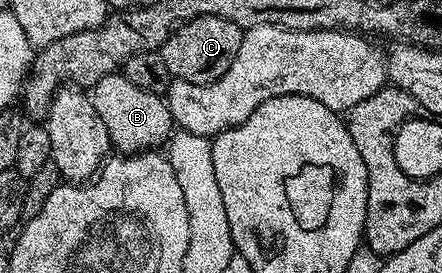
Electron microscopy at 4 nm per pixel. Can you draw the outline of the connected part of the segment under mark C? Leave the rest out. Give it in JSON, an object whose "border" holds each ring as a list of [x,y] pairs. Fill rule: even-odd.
{"border":[[[200,16],[194,20],[186,20],[159,49],[163,62],[167,62],[170,77],[196,84],[210,84],[223,78],[231,62],[235,62],[235,54],[239,54],[242,31],[235,22],[227,22],[227,18],[218,16]]]}

